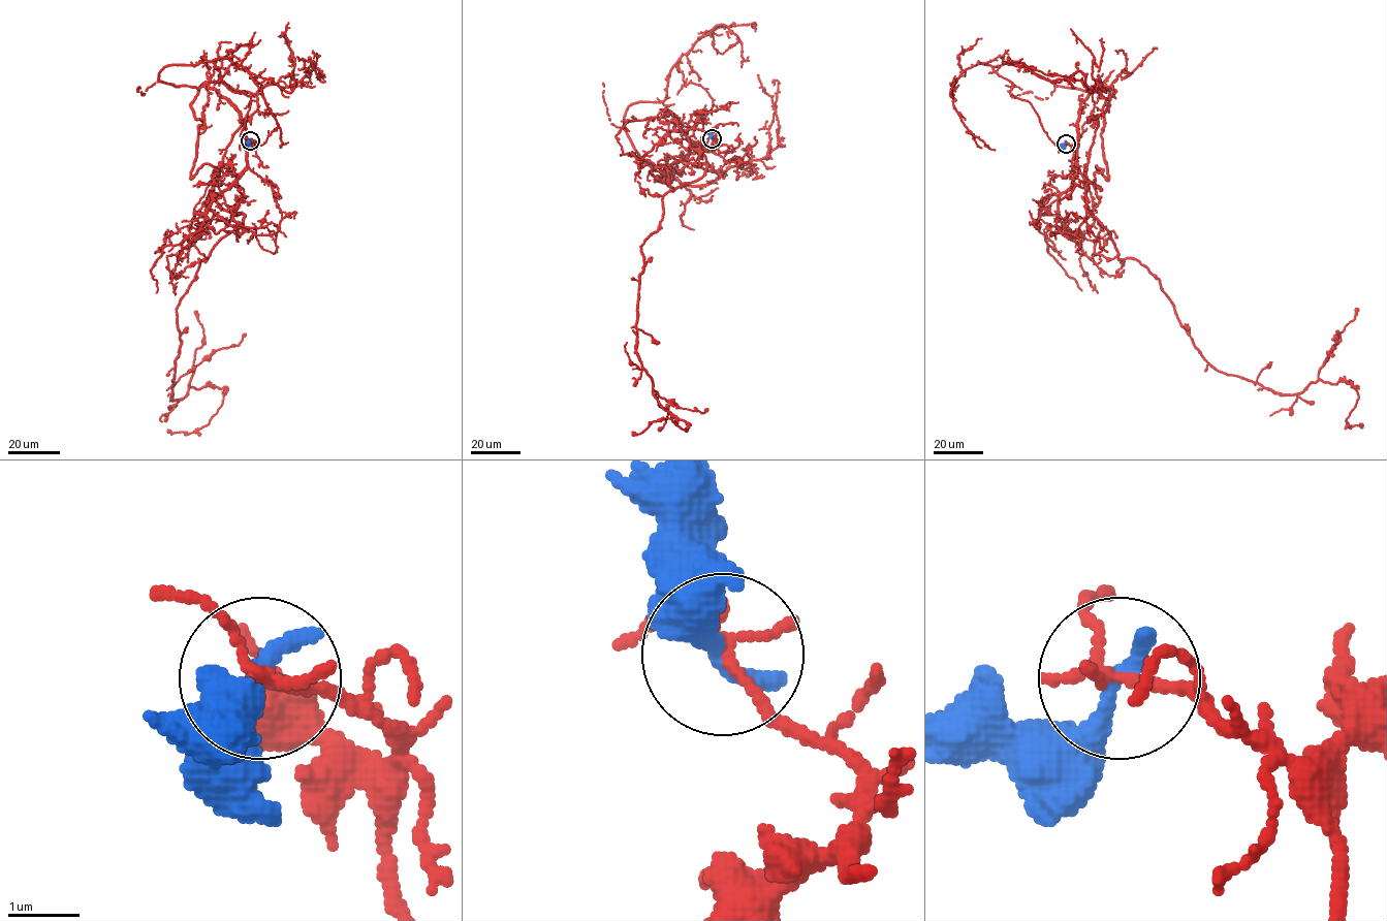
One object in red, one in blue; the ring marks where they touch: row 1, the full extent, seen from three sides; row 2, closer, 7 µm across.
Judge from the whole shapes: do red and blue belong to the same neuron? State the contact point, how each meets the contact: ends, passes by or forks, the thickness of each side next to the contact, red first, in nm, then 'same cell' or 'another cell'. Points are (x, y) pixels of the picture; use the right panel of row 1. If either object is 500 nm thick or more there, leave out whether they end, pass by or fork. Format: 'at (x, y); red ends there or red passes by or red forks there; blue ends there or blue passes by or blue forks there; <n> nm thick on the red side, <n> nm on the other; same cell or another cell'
at (1066, 144); red passes by; blue ends there; 150 nm thick on the red side, 340 nm on the other; another cell

